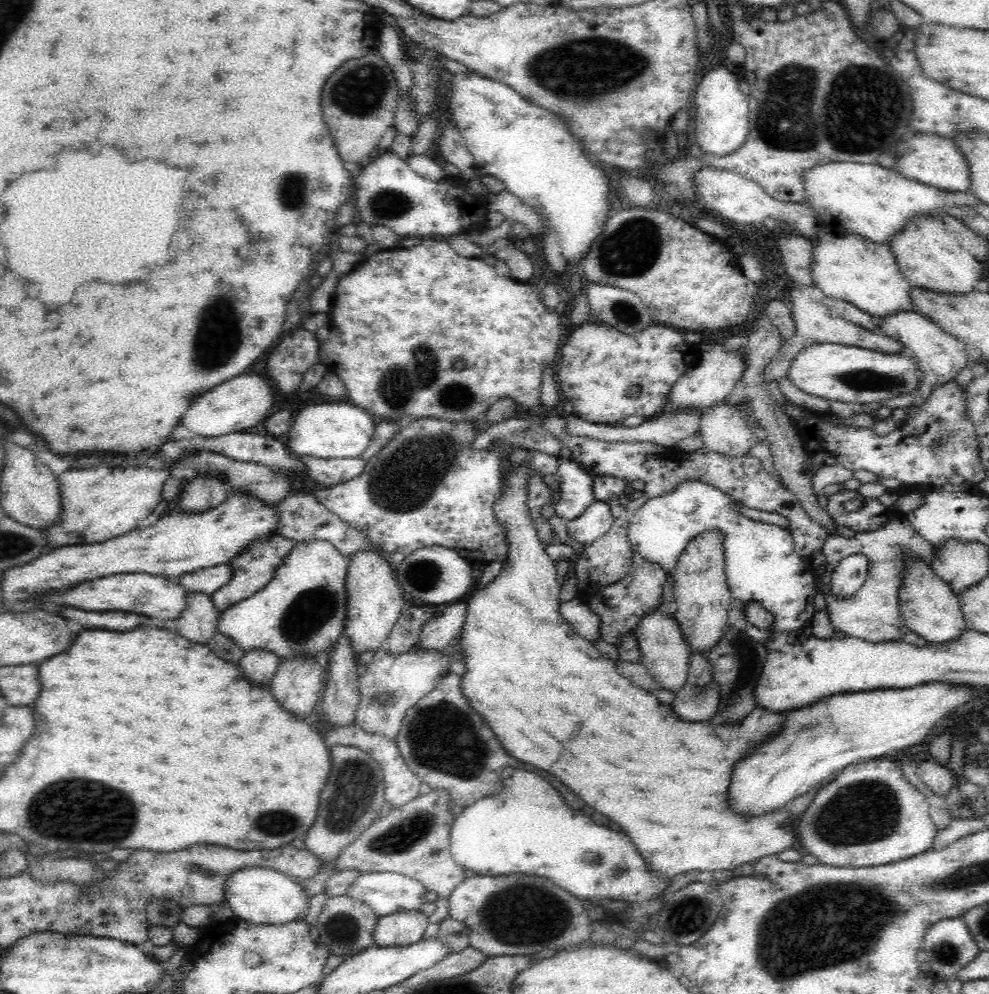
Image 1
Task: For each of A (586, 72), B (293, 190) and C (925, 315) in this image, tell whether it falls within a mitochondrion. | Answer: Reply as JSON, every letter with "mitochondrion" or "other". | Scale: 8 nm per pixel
{"A":"mitochondrion","B":"mitochondrion","C":"other"}

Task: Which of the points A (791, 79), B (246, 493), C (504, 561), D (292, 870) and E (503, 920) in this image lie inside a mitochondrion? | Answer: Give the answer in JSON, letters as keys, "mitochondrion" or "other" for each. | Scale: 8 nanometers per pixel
{"A":"mitochondrion","B":"other","C":"other","D":"other","E":"mitochondrion"}

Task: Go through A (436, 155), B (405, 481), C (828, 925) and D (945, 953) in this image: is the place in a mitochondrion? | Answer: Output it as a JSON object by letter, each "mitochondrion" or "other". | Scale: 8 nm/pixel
{"A":"other","B":"mitochondrion","C":"mitochondrion","D":"mitochondrion"}

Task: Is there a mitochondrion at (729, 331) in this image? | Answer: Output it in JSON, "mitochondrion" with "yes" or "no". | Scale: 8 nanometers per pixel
{"mitochondrion":"no"}

